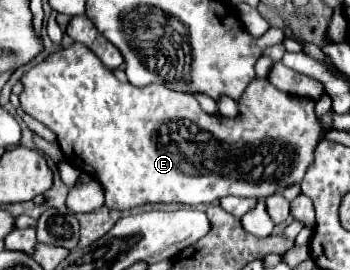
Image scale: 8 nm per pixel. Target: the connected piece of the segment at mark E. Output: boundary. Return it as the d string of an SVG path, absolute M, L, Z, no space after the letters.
M71 43L69 47L61 47L59 51L51 53L47 59L43 59L41 63L37 63L35 67L31 67L27 73L23 73L21 77L21 83L23 83L23 93L19 95L19 101L21 101L21 107L31 115L35 117L37 121L41 121L43 125L47 125L55 135L57 135L57 141L61 145L61 151L65 155L65 161L69 165L73 165L75 169L79 169L81 173L93 177L95 181L101 183L103 191L105 191L105 205L109 209L119 209L119 211L125 211L125 209L135 209L135 207L141 207L145 203L183 203L183 205L201 205L201 203L213 203L213 201L219 201L227 195L237 195L237 197L255 197L255 199L261 199L261 197L269 197L271 193L275 191L281 191L285 185L293 185L293 183L301 183L309 163L313 161L313 151L319 143L319 139L323 137L323 127L321 127L321 119L315 117L315 103L313 99L301 99L297 95L289 95L289 93L283 93L279 91L277 87L273 87L267 79L255 79L245 95L241 97L241 103L239 103L239 117L237 119L227 119L227 117L213 117L213 115L207 115L197 99L193 95L185 95L185 93L177 93L173 89L167 89L165 85L149 85L149 87L133 87L131 83L121 83L111 69L107 69L101 59L85 45L81 43Z

